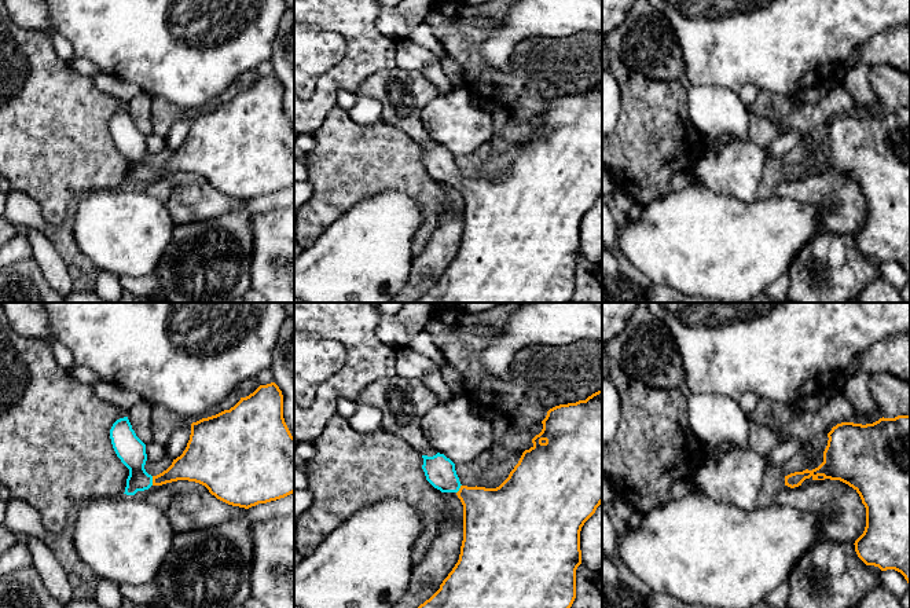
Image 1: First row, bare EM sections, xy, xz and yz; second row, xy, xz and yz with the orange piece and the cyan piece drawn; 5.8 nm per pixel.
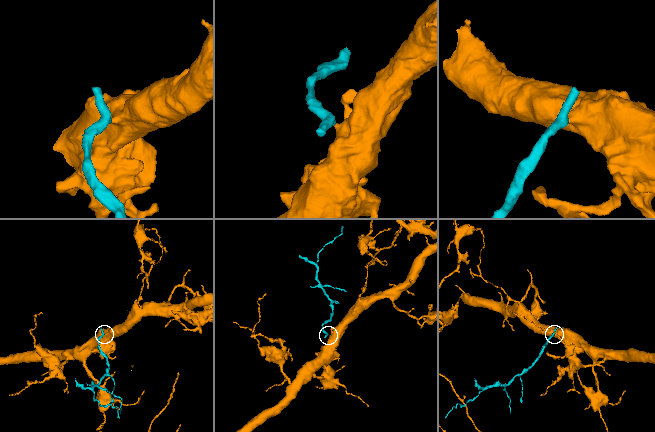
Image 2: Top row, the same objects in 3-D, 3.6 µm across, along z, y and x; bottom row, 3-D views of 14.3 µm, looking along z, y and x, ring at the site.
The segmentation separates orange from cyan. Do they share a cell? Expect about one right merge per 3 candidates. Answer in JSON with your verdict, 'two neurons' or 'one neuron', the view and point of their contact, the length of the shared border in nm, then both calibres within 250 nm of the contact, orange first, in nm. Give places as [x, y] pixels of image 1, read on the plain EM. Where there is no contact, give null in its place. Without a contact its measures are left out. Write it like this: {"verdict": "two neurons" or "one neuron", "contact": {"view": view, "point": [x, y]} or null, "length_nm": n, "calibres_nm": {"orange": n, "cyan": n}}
{"verdict": "one neuron", "contact": {"view": "xy", "point": [153, 172]}, "length_nm": 60, "calibres_nm": {"orange": 190, "cyan": 170}}

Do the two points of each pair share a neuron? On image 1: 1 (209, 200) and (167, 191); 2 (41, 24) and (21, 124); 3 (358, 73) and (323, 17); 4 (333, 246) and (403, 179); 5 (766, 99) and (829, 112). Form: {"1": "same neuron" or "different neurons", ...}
{"1": "same neuron", "2": "different neurons", "3": "same neuron", "4": "different neurons", "5": "same neuron"}

